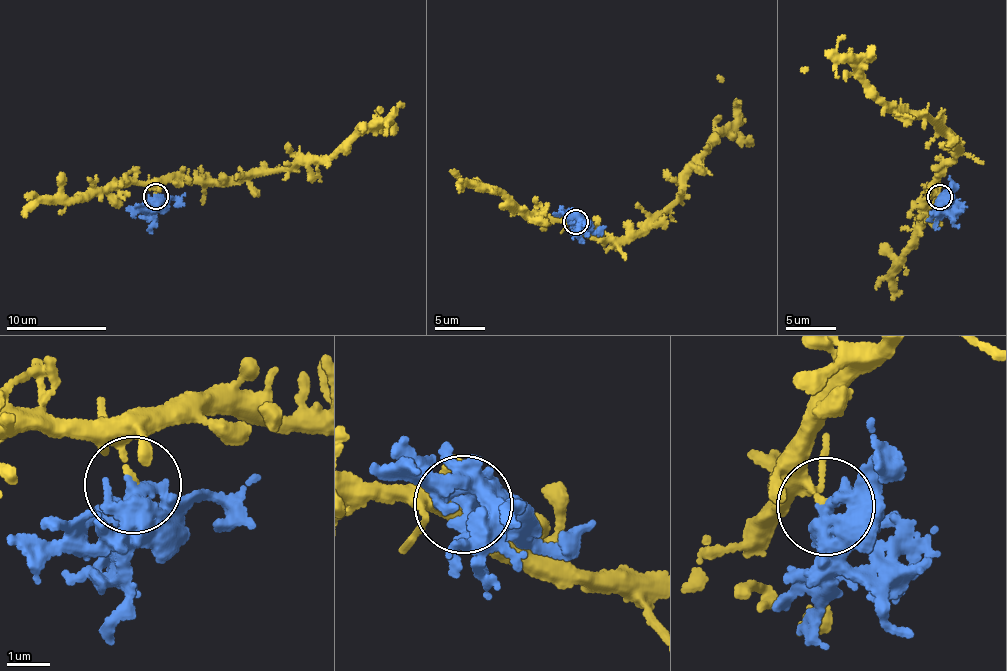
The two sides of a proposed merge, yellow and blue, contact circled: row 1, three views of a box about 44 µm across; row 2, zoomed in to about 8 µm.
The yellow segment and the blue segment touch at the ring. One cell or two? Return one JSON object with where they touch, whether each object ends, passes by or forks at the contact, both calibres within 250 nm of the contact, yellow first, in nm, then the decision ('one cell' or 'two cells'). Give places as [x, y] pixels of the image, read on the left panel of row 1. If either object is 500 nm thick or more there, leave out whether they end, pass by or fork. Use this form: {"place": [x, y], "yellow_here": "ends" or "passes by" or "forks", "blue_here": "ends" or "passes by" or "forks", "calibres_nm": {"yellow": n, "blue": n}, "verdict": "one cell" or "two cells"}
{"place": [156, 196], "yellow_here": "ends", "blue_here": "forks", "calibres_nm": {"yellow": 140, "blue": 300}, "verdict": "two cells"}

